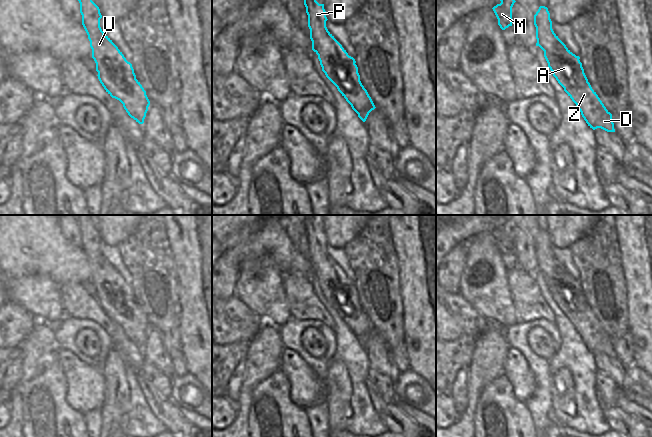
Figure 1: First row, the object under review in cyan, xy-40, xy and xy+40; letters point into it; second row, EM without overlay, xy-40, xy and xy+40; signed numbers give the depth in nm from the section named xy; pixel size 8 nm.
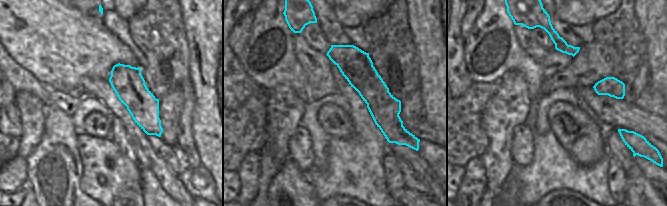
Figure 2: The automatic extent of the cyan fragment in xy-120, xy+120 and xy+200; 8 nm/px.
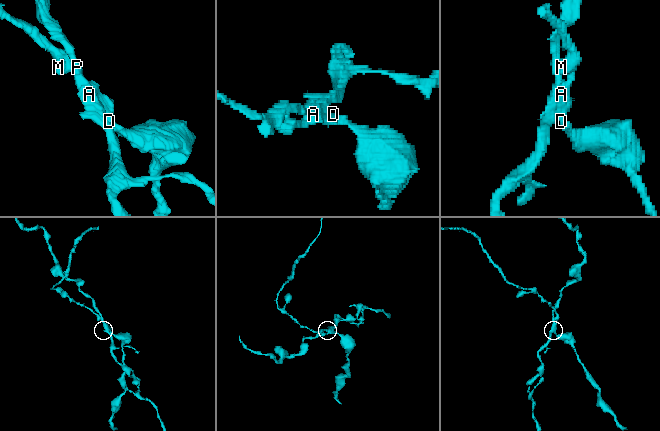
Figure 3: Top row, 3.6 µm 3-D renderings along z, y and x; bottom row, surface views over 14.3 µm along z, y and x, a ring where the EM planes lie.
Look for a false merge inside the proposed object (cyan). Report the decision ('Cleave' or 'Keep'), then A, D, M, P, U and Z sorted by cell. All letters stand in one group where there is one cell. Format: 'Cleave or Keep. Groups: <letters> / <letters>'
Cleave. Groups: A P U / D M Z

